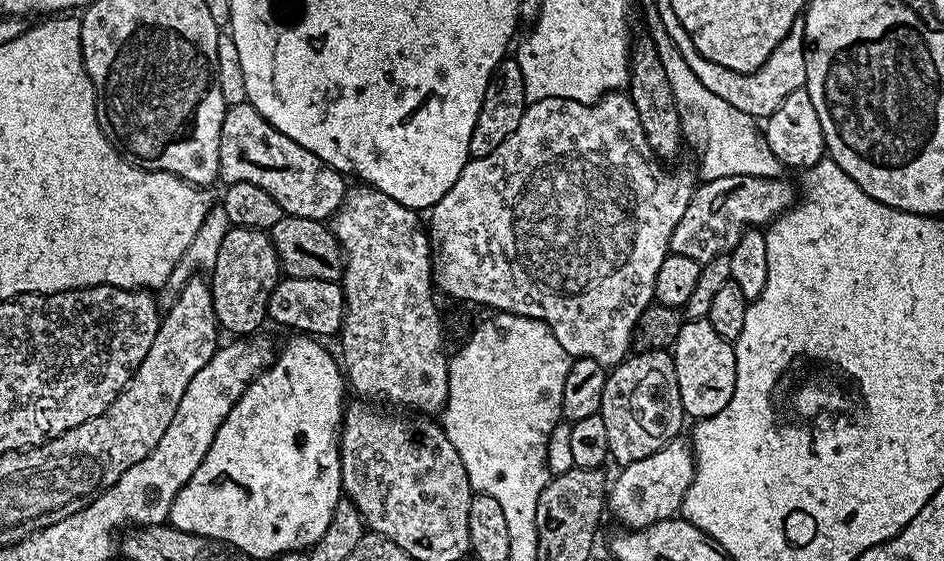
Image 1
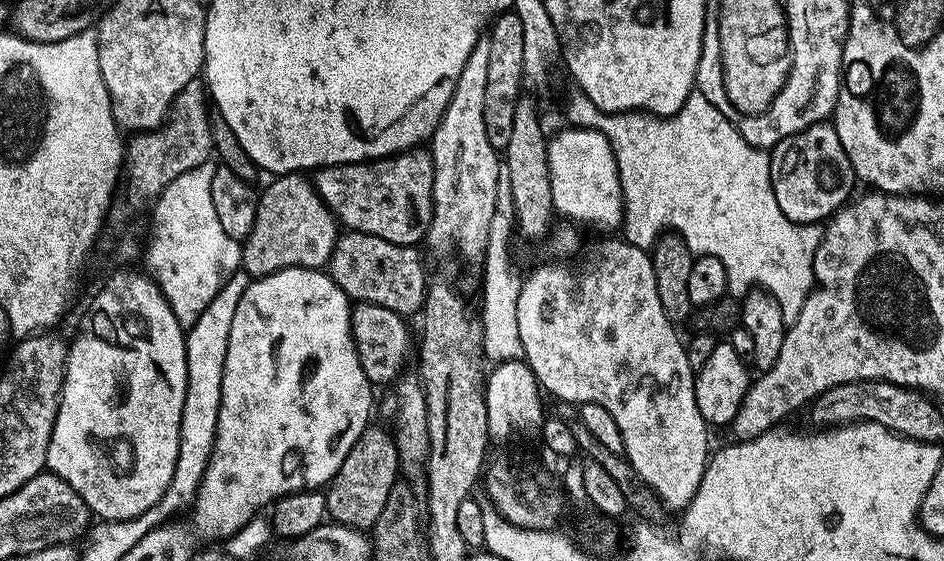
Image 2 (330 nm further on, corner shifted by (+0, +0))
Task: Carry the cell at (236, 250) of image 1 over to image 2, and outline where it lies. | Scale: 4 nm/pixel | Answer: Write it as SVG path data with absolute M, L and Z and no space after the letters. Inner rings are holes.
M285 172L269 180L272 181L255 201L254 222L248 236L242 240L241 269L252 278L287 268L323 269L336 245L336 217L324 205L315 183L307 175Z

